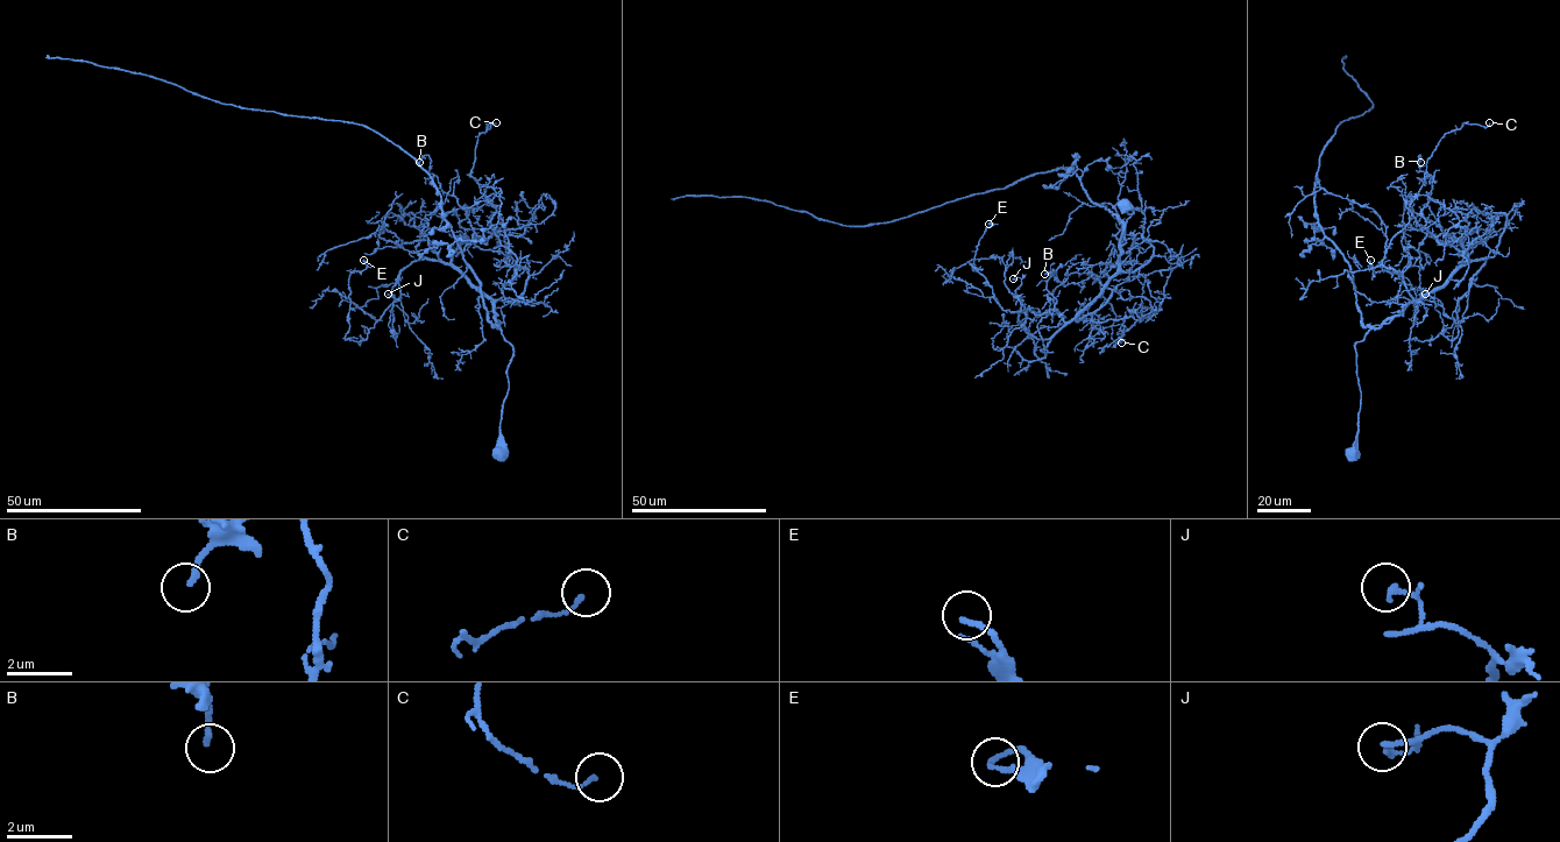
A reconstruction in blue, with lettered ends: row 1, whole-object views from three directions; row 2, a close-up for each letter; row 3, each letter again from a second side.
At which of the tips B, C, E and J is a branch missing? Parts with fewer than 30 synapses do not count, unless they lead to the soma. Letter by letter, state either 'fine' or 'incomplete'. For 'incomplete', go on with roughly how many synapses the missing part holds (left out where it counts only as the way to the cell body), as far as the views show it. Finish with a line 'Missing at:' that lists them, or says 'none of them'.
B: fine
C: fine
E: fine
J: fine
Missing at: none of them

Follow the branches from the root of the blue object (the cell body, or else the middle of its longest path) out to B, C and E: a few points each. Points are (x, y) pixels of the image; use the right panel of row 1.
B: (1354, 452), (1354, 345), (1467, 259), (1458, 241), (1440, 243), (1425, 228), (1432, 181), (1420, 162)
C: (1354, 452), (1354, 345), (1418, 301), (1383, 264), (1385, 249), (1409, 221), (1440, 140), (1489, 122)
E: (1354, 452), (1354, 345), (1486, 262), (1453, 324), (1420, 341), (1409, 281), (1370, 260)

